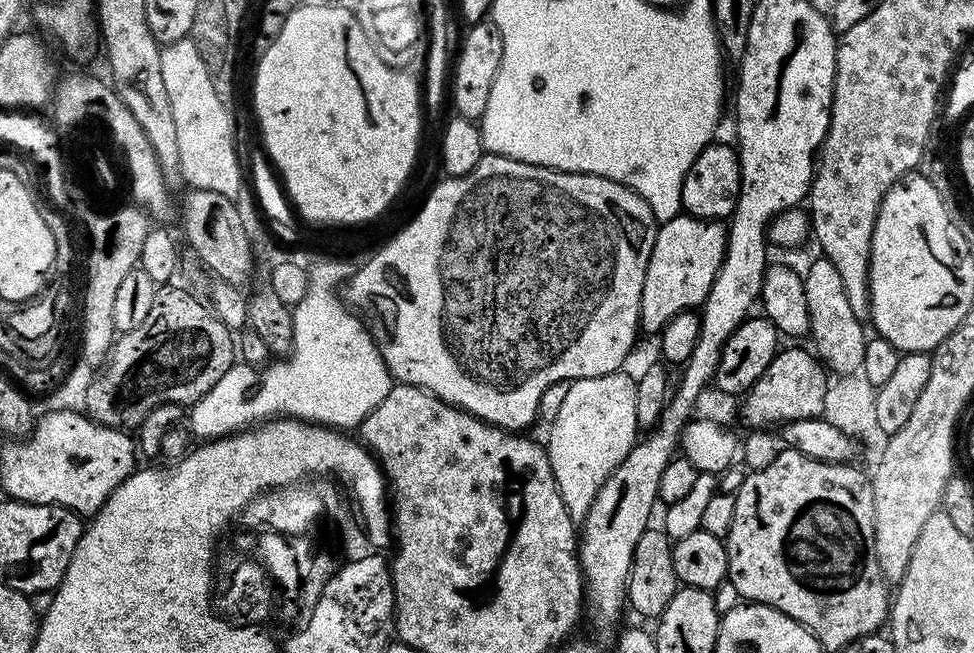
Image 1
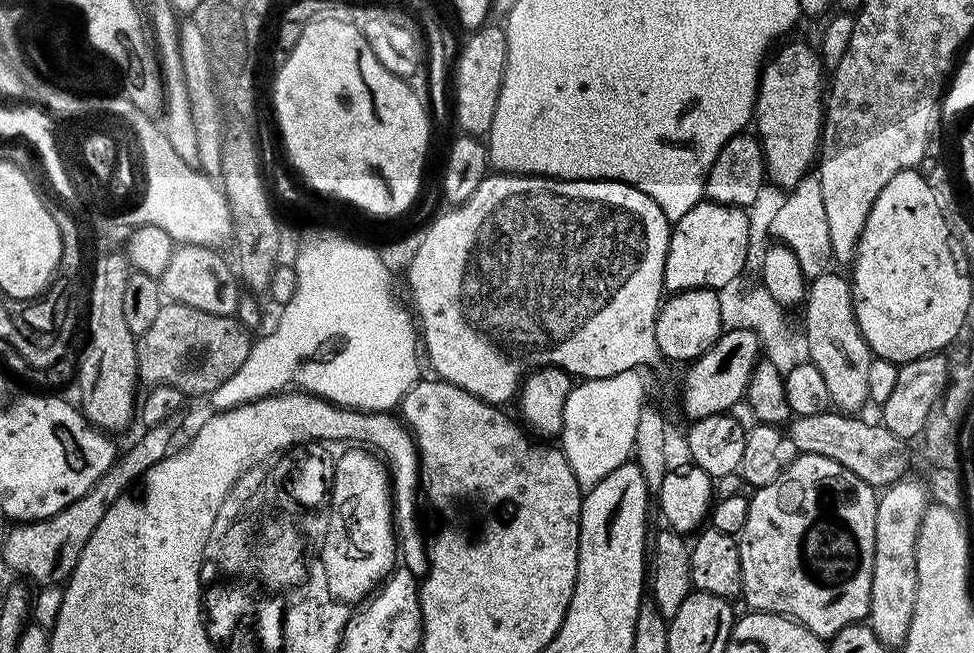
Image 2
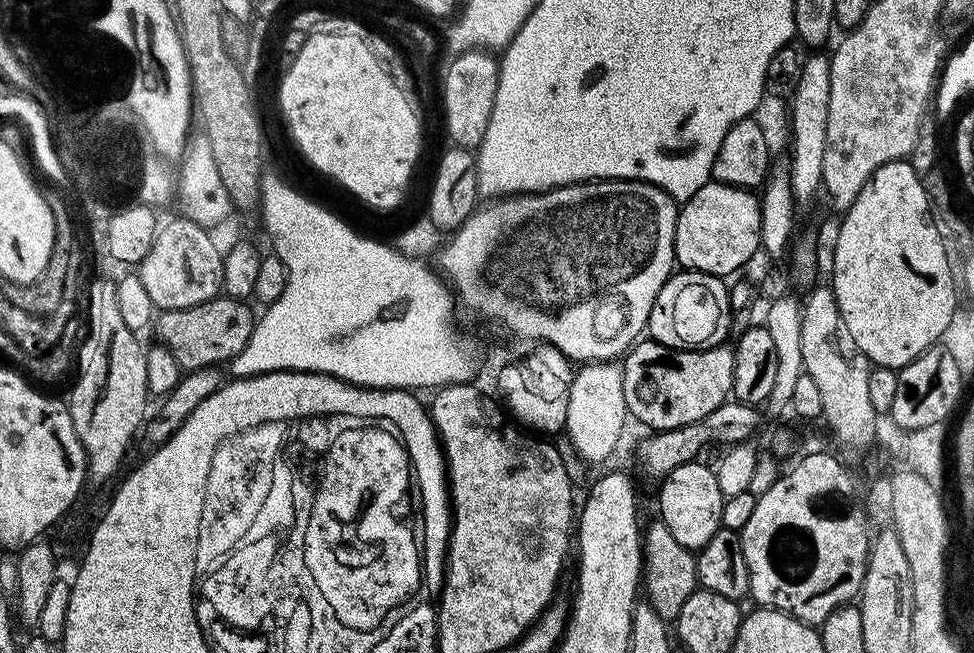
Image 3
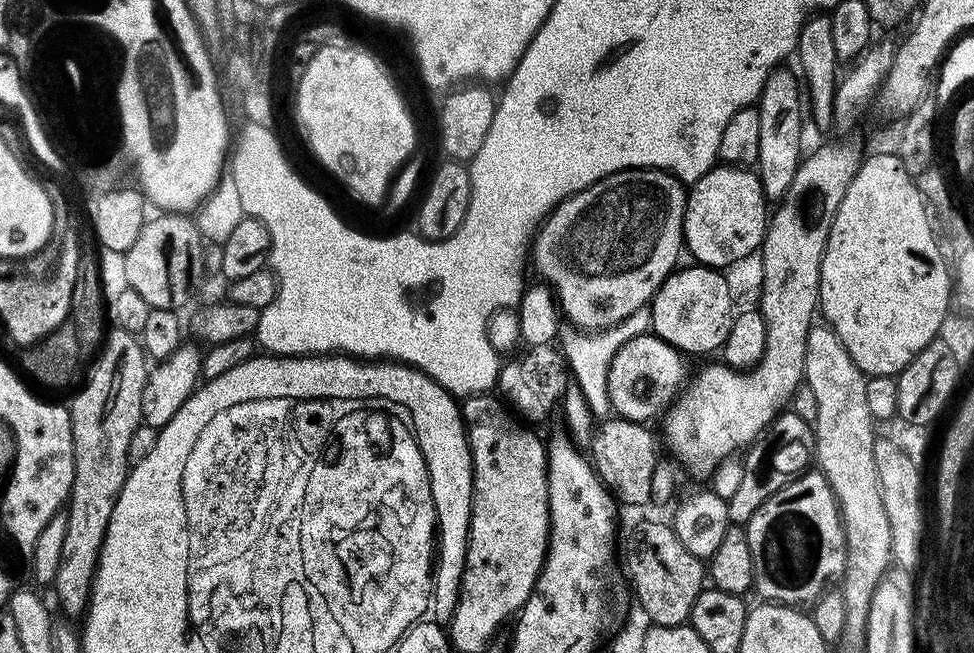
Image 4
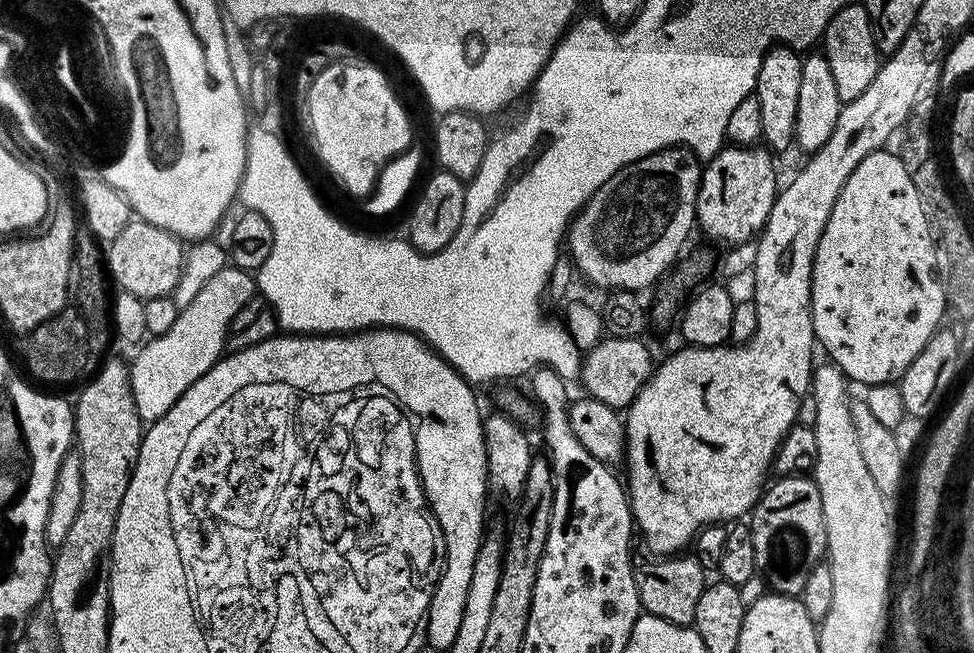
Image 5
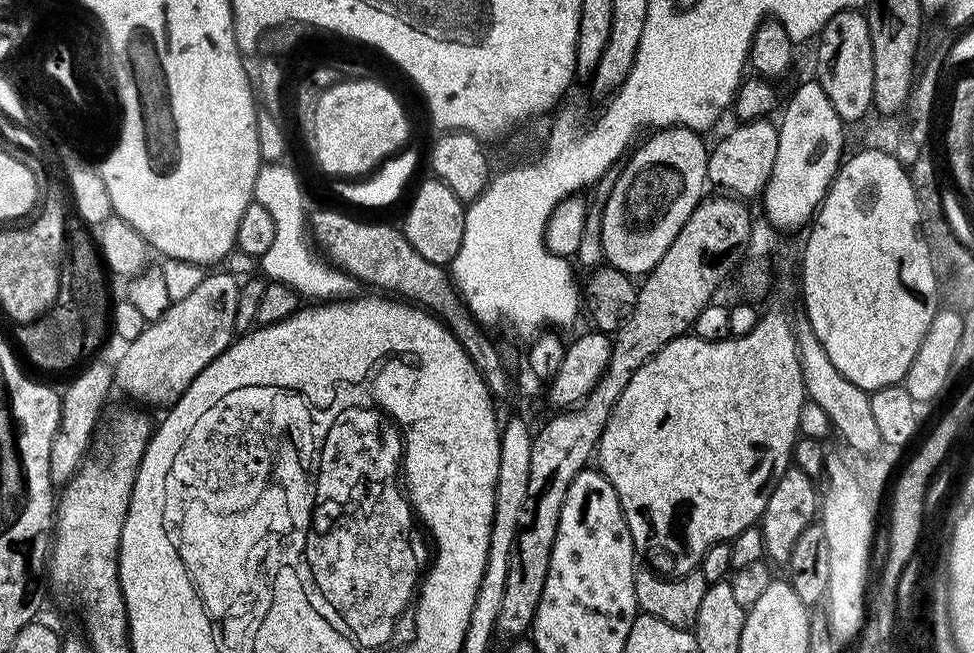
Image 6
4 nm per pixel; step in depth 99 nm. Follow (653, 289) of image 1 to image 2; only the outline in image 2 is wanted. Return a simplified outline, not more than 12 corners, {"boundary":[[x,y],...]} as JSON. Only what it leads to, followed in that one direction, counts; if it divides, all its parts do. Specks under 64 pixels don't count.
{"boundary":[[701,202],[671,225],[669,293],[719,290],[747,254],[747,214]]}

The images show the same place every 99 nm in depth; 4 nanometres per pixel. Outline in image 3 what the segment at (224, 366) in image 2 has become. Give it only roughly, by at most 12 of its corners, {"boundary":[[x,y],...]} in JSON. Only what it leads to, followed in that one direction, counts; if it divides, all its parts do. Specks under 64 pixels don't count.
{"boundary":[[220,294],[161,311],[155,339],[181,369],[227,365],[257,317]]}

